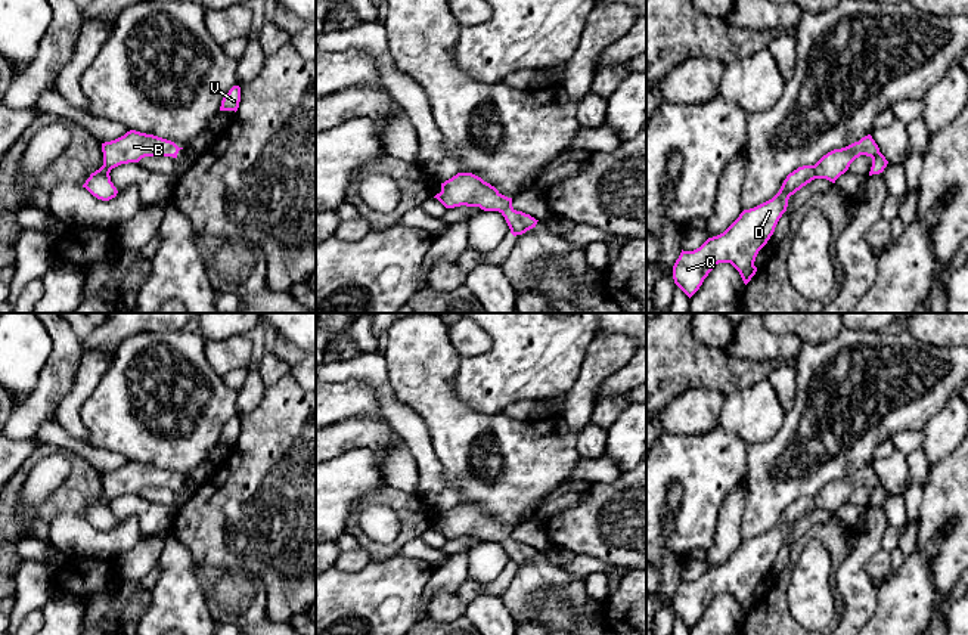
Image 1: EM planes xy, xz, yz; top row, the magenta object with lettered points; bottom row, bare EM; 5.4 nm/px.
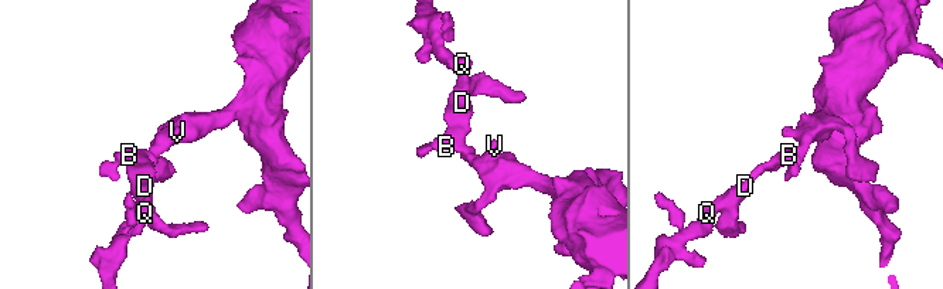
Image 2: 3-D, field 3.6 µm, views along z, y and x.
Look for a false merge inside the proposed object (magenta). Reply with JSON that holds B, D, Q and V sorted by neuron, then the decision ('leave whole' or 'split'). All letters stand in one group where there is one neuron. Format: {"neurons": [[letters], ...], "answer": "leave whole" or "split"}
{"neurons": [["B", "D", "Q", "V"]], "answer": "leave whole"}

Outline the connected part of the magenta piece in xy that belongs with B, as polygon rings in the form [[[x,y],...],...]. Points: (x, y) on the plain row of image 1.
[[[127,462],[124,467],[102,474],[103,496],[90,505],[83,518],[102,532],[117,527],[118,521],[111,512],[111,501],[128,493],[139,493],[145,487],[173,487],[177,489],[179,478],[174,473],[140,464]]]

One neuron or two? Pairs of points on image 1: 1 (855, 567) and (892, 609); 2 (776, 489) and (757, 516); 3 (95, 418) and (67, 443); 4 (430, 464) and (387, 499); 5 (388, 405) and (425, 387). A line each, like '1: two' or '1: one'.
1: two
2: one
3: two
4: two
5: two

